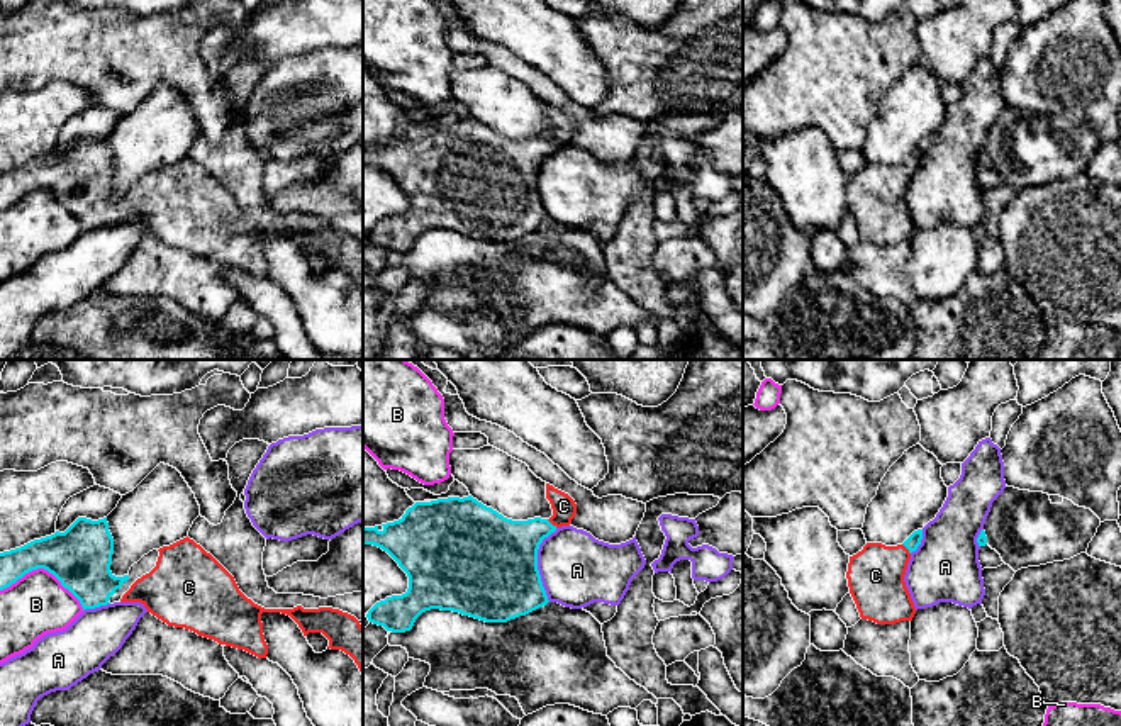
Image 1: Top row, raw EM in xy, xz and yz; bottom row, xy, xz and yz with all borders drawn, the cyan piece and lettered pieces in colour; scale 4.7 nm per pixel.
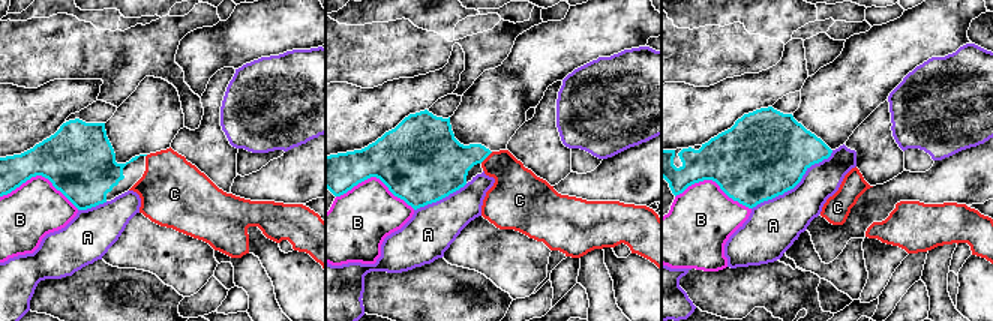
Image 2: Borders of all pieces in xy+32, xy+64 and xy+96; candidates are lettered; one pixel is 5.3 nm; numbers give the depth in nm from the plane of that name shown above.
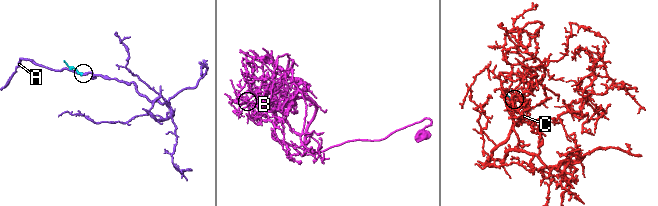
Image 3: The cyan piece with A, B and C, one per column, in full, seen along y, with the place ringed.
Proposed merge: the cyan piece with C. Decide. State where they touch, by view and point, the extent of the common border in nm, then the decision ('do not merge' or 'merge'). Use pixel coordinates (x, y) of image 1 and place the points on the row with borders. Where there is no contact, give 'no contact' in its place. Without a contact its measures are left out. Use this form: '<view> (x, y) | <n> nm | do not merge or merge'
xz (550, 523) | 70 nm | merge

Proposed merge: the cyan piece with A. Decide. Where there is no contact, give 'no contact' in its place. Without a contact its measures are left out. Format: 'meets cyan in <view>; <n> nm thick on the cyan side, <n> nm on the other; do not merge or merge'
meets cyan in xz; 500 nm thick on the cyan side, 340 nm on the other; do not merge

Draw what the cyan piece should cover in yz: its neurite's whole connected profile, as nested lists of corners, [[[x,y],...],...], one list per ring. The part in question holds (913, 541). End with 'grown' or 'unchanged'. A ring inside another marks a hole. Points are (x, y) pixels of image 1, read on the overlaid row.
[[[917,529],[902,544],[867,543],[850,556],[846,578],[862,619],[877,624],[912,621],[916,607],[904,575],[921,539],[923,529]]] | grown

